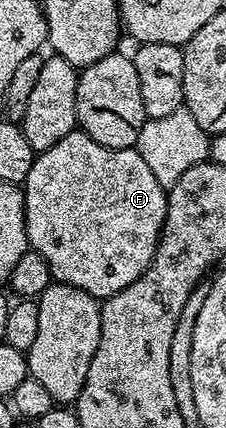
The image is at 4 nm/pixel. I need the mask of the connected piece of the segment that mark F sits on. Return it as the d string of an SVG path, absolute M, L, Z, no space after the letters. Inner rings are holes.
M77 128L62 136L58 144L39 151L22 183L24 192L24 224L28 244L37 250L48 264L49 275L55 281L82 288L97 300L117 294L138 280L152 263L156 241L164 226L168 207L166 187L154 180L154 172L135 148L115 150L98 144Z

